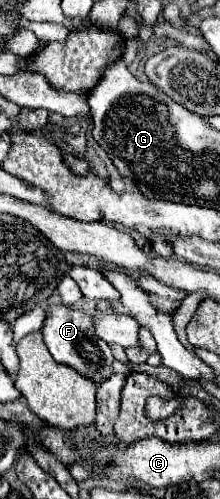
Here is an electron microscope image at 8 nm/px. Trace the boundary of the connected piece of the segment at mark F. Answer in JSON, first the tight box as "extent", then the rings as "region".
{"extent":[40,305,114,383],"region":[[[50,305],[40,331],[42,331],[42,337],[44,337],[48,351],[52,353],[52,357],[58,363],[74,367],[76,371],[94,379],[96,383],[106,381],[114,373],[112,371],[112,361],[114,361],[112,351],[110,351],[108,343],[104,343],[100,337],[96,337],[96,331],[92,329],[90,315],[86,315],[78,309],[70,309],[66,305]]]}

